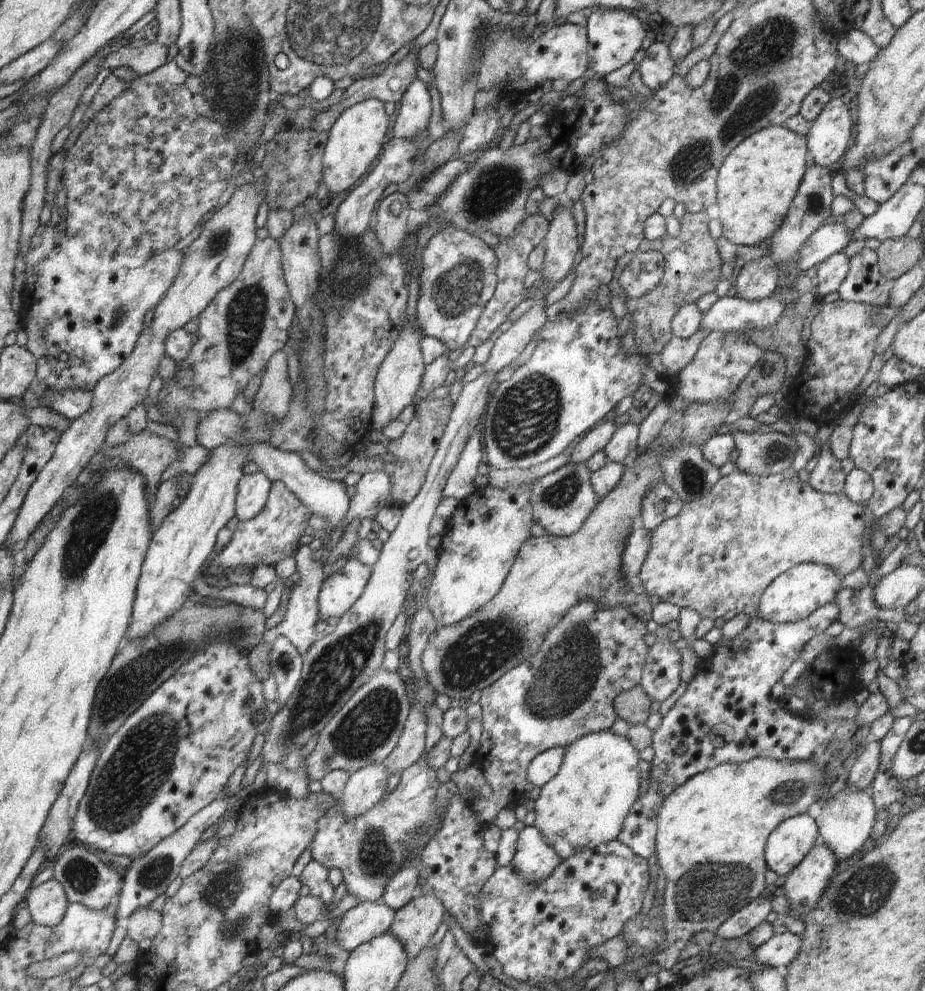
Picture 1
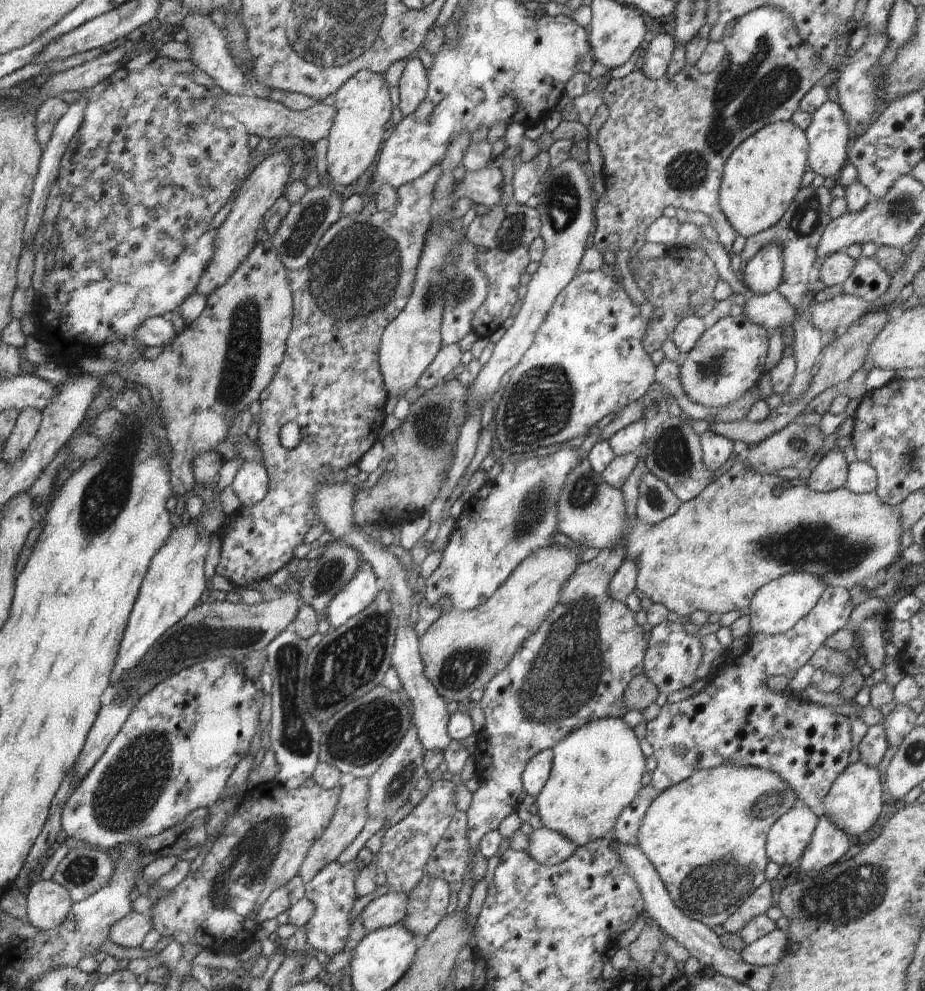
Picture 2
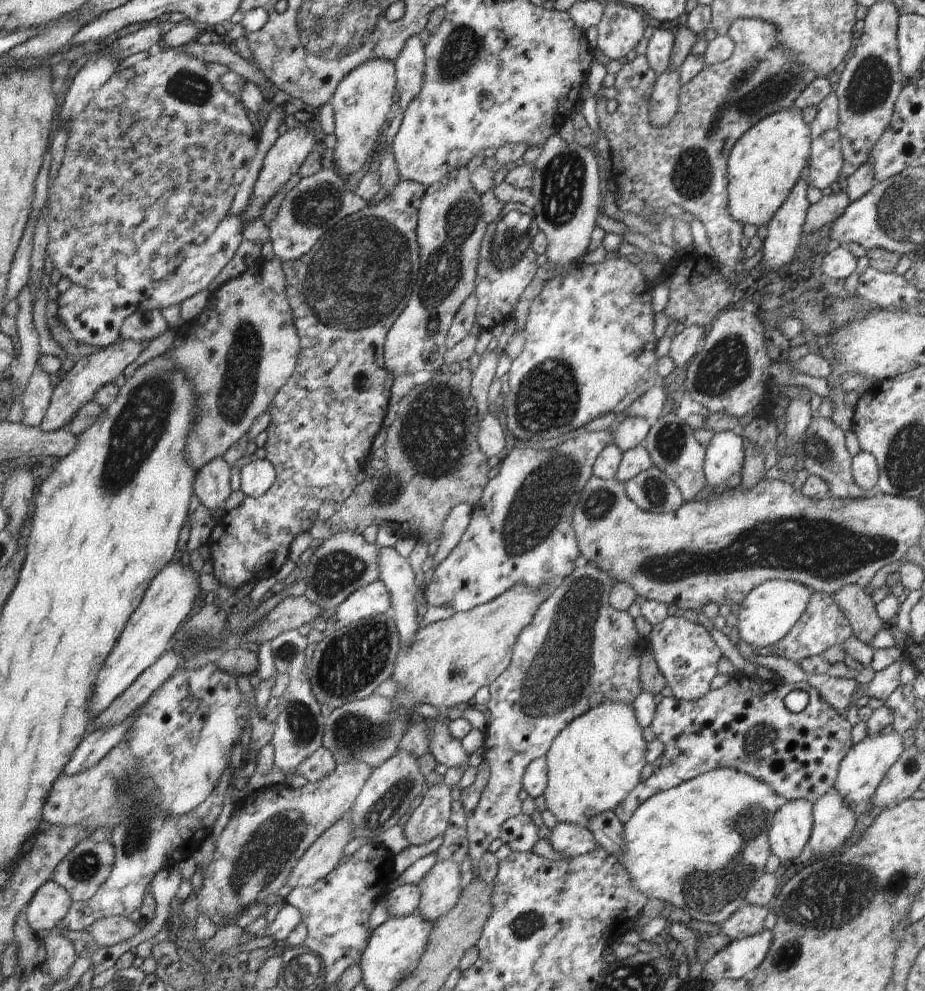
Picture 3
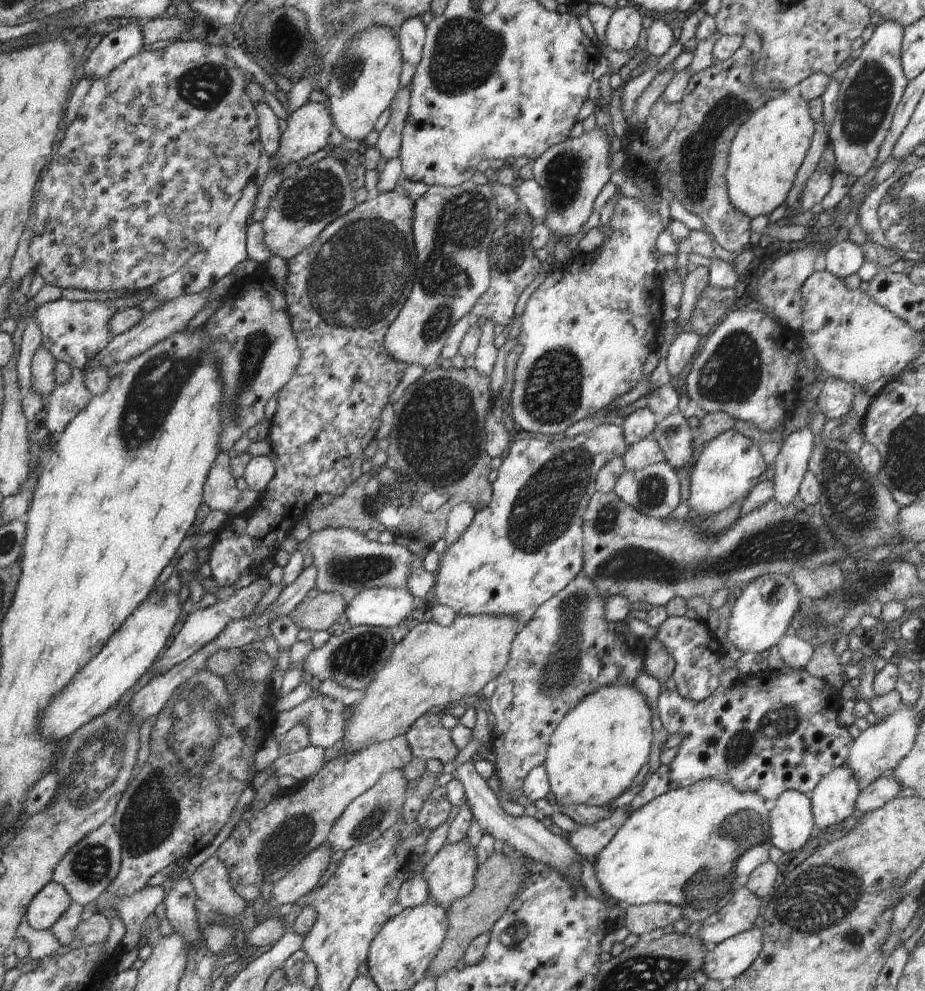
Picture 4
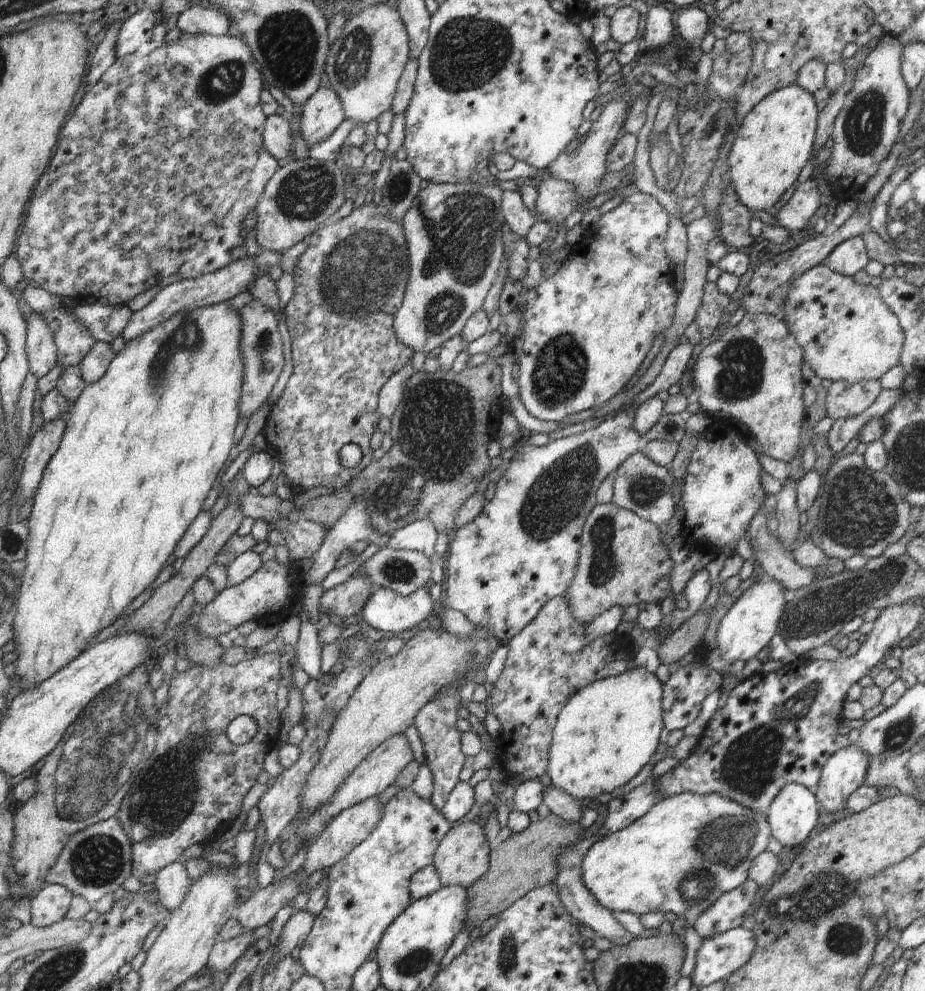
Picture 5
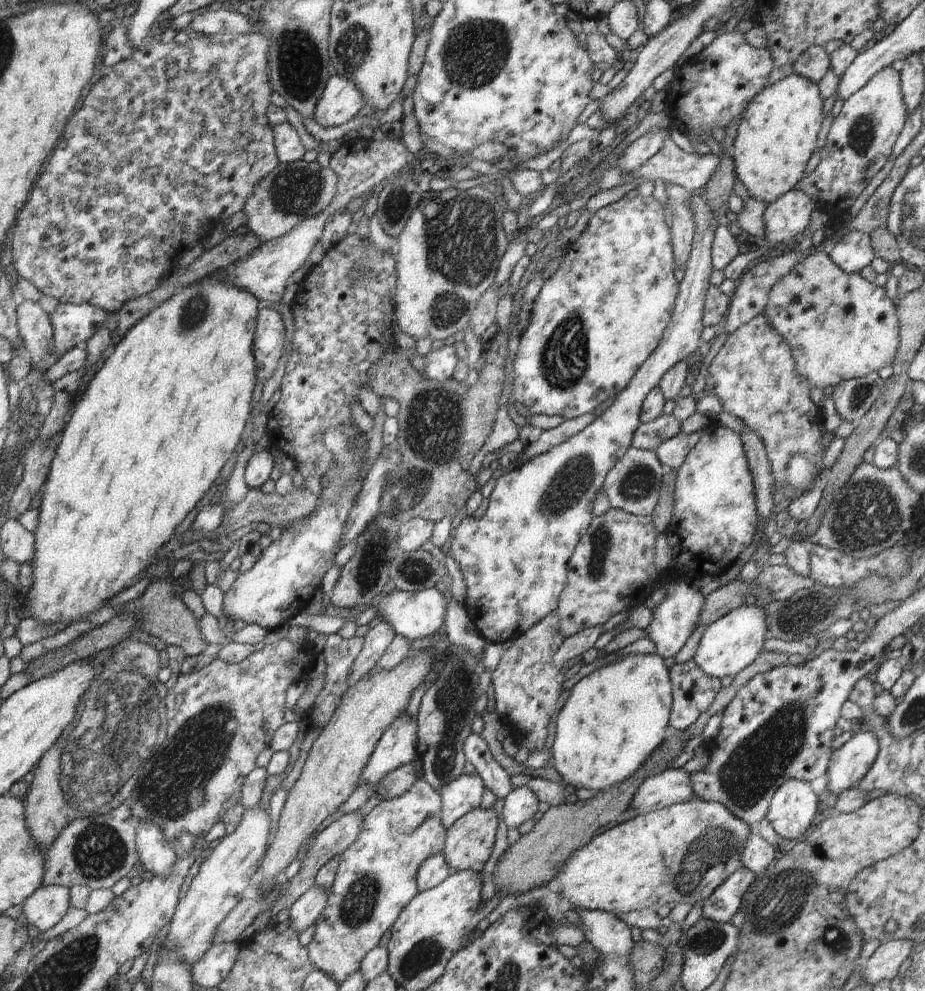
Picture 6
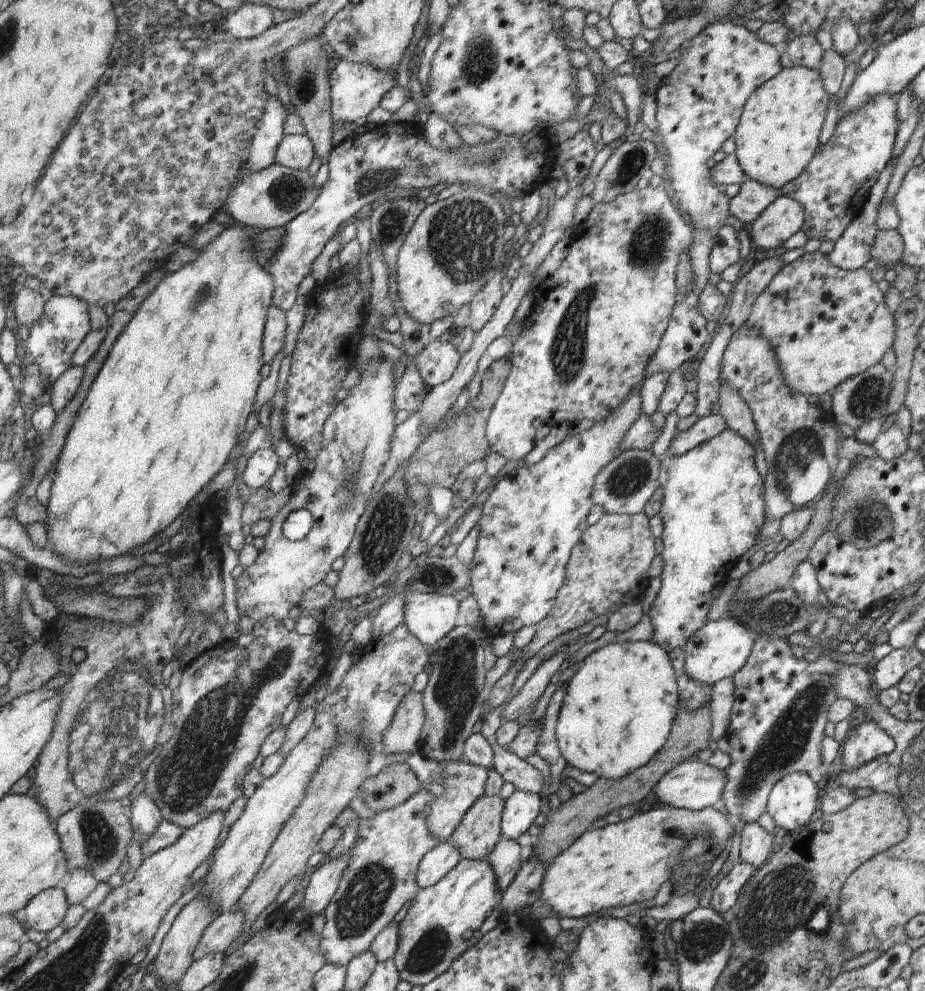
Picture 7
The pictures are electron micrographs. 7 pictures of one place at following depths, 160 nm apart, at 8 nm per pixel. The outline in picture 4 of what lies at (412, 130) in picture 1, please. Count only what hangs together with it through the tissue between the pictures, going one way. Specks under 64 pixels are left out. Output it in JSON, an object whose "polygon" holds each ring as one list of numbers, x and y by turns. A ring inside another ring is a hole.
{"polygon":[[420,16,406,18,404,24,398,28,397,36,400,42,400,54,402,54,400,88,411,87,412,78,421,62,426,30,427,26]]}

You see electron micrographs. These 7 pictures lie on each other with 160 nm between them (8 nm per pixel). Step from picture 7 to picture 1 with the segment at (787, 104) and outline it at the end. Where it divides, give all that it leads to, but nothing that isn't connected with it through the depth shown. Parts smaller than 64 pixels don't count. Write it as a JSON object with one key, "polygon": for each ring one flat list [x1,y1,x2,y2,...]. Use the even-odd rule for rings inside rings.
{"polygon":[[768,125,735,146,717,176,716,202,723,236,747,247,768,240,785,221,807,169,808,154,806,137,782,125]]}

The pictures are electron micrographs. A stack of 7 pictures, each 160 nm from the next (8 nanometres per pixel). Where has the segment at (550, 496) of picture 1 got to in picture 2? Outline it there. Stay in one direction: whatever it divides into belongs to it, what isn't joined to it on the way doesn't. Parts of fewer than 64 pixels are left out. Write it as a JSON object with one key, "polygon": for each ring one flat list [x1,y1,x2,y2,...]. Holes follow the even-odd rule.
{"polygon":[[591,430,586,433,585,440,579,447,579,463,573,466,571,473,567,474,565,483,559,492,557,504,557,533,561,532,571,538,574,543,584,547,594,547,602,549,624,549,625,559,631,558,631,561,637,564,637,589,639,595,652,599,654,603,660,603,666,608,680,616,688,616,694,611,702,611,710,614,724,614,734,610,742,610,751,605,754,593,767,582,787,575,788,573,807,572,820,577,826,586,852,588,857,584,865,583,867,579,875,577,876,572,881,568,894,570,896,561,894,558,900,556,900,537,904,530,900,526,899,516,896,514,897,506,887,505,881,502,881,498,874,493,856,494,846,487,819,493,813,491,808,485,790,486,788,480,774,475,759,475,753,473,750,469,745,469,744,464,738,460,732,460,729,465,720,471,718,478,710,483,696,498,681,503,681,507,676,514,669,516,667,519,656,524,648,524,642,519,630,519,625,513,625,500,621,489,610,486,599,475,589,463,588,453,590,449,600,440,599,431]]}

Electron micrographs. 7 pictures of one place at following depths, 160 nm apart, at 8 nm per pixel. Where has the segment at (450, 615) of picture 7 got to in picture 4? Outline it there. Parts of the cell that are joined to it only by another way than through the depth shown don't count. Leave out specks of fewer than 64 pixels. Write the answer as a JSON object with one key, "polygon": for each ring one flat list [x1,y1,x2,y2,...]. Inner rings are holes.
{"polygon":[[401,587,366,589,347,602,344,614,354,626,391,629,400,622,410,622,413,610,423,602]]}

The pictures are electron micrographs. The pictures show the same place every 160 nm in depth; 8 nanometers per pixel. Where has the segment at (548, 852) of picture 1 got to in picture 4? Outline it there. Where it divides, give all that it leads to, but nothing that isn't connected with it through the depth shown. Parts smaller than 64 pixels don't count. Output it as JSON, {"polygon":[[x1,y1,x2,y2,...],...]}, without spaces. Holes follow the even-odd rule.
{"polygon":[[628,805,615,810,610,809,610,816,606,816,604,820,598,820,596,824,581,826,570,833,567,839,568,844,576,848,582,857,592,859,598,852,604,850,610,840,616,836,616,832,624,826,629,816]]}

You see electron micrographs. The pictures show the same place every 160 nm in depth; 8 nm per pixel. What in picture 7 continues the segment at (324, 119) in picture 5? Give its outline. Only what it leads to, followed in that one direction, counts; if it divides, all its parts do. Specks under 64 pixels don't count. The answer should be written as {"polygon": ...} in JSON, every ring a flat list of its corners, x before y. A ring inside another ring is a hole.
{"polygon":[[348,60,338,62,329,76,333,121,346,124,366,118,397,84,397,70,376,70,372,64,348,63]]}

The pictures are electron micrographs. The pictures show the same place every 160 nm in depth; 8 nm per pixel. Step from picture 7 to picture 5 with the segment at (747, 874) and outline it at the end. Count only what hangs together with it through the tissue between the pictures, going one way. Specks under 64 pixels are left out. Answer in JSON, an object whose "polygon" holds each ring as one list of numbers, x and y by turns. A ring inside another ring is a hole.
{"polygon":[[747,879,734,890,722,894,708,910,704,910,704,913,691,923,698,936,704,940,714,934,741,927,746,916,751,913,750,906,756,896,756,890,756,882]]}

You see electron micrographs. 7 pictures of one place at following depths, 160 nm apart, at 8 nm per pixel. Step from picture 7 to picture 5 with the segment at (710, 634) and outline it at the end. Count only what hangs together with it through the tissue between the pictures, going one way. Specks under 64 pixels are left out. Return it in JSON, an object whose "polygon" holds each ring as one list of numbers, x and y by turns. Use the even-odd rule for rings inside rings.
{"polygon":[[766,577,750,586,740,598,735,599,732,608,720,621,715,638,716,650,728,664,736,660,748,662,755,658,777,634,782,610,788,601,782,594,782,588,775,579]]}

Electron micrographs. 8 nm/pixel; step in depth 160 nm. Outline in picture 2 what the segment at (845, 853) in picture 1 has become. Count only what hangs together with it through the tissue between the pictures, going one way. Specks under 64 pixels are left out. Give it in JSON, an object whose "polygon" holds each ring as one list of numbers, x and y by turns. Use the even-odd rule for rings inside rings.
{"polygon":[[861,759,855,764,848,764,845,771,836,778,829,793,825,796,823,815,827,819,831,819,849,837,864,834,866,830,870,830,876,824,876,820,882,812,884,785,880,780,877,767,868,766]]}

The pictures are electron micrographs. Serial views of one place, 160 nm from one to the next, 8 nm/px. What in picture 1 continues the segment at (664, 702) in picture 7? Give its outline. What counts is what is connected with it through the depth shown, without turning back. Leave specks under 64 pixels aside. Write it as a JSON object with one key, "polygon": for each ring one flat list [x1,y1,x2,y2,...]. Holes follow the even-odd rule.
{"polygon":[[602,731,584,735,565,747,558,774,547,782,535,800,533,825,561,860,587,848,615,841,626,815,638,800,640,755,625,737]]}

